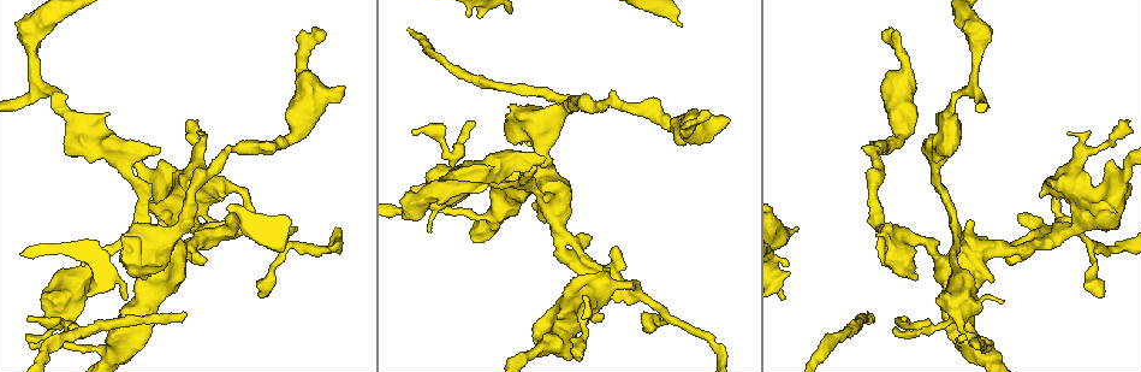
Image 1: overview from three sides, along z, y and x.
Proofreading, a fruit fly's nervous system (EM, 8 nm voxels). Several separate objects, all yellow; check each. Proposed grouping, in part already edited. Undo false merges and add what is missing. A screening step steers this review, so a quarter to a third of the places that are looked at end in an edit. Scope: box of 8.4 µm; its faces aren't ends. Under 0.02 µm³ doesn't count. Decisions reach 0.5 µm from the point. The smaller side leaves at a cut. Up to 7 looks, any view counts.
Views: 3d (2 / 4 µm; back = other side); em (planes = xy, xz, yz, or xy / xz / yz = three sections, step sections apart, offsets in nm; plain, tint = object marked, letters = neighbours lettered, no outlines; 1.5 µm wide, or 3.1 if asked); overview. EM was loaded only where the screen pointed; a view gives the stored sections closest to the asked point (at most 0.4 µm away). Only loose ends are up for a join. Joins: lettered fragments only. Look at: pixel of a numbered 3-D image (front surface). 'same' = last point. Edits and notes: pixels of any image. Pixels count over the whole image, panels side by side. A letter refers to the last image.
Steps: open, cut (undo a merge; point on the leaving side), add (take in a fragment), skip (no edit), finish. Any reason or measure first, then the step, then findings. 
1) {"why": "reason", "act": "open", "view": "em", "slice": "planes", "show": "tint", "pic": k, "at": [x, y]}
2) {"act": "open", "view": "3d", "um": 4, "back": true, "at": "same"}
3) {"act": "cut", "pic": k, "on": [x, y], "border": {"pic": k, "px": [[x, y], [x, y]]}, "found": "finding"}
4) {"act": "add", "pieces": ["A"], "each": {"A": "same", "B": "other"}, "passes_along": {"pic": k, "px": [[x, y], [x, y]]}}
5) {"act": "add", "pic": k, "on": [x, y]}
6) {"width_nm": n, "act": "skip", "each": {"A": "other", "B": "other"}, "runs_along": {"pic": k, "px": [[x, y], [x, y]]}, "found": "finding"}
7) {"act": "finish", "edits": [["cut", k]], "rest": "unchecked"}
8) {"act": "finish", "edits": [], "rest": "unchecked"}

{"why": "free end", "act": "open", "view": "3d", "um": 2, "pic": 1, "at": [29, 321]}

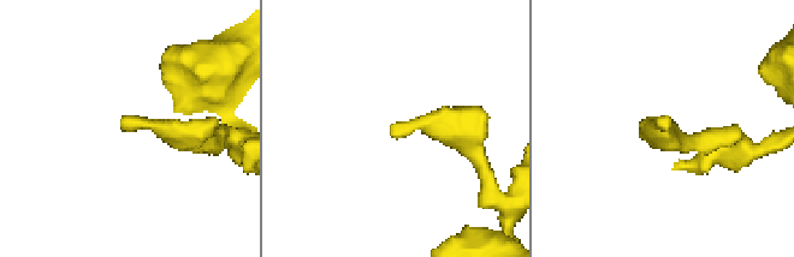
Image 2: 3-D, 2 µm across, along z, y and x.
{"why": "now the EM", "act": "open", "view": "em", "slice": "xz", "step": 4, "show": "letters", "pic": 2, "at": [122, 122]}

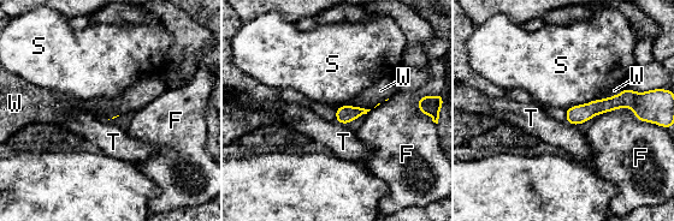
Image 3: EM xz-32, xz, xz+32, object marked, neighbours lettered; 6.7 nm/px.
{"act": "open", "view": "em", "slice": "planes", "show": "letters", "at": "same"}

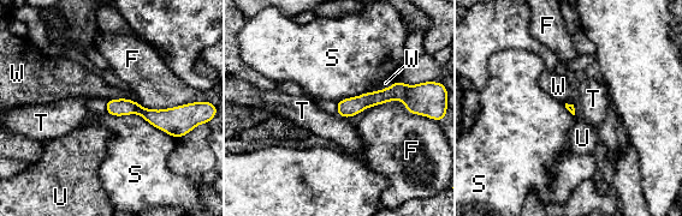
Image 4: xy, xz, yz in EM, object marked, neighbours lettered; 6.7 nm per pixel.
{"longest_contact_nm": ["S", 500], "act": "skip", "each": {"F": "other", "S": "other", "T": "other", "U": "other", "W": "other"}, "border": {"pic": 4, "px": [[106, 110], [140, 114], [176, 138]]}, "found": "no lettered fragment goes on from it"}

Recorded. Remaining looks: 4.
{"why": "an open end", "act": "open", "view": "em", "slice": "planes", "show": "tint", "pic": 1, "at": [568, 94]}

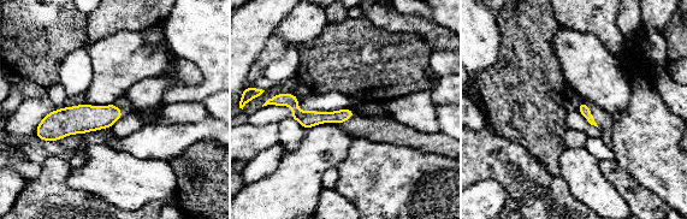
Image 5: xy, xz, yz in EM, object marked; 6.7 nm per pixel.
{"why": "see the neighbours", "act": "open", "view": "em", "slice": "planes", "show": "letters", "at": "same"}

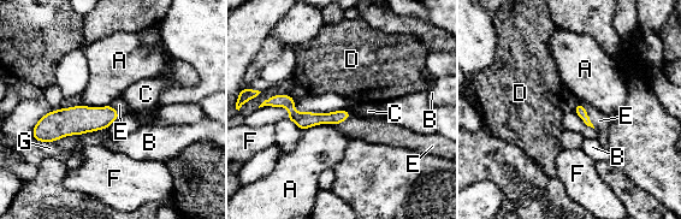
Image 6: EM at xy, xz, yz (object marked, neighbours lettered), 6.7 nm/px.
{"act": "add", "pieces": ["E"], "each": {"A": "other", "B": "other", "C": "other", "D": "other", "E": "same", "F": "other", "G": "other"}, "found": "the neuron continues"}

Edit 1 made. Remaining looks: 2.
{"why": "an open end", "act": "open", "view": "em", "slice": "yz", "step": 4, "show": "letters", "pic": 1, "at": [798, 228]}

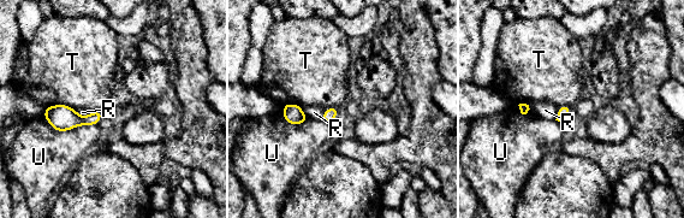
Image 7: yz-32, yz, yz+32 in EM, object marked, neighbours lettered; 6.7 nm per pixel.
{"why": "cut it another way", "act": "open", "view": "em", "slice": "planes", "show": "letters", "at": "same"}

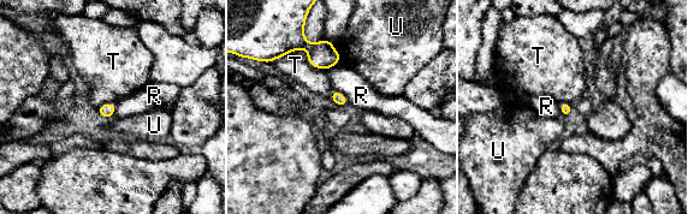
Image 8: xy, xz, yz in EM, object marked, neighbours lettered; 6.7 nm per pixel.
{"act": "skip", "each": {"R": "other", "T": "other", "U": "other"}, "border": {"pic": 8, "px": [[272, 61], [304, 49], [330, 69]]}, "found": "none of them fits"}

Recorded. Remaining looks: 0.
{"act": "finish", "edits": [["add", 6]], "rest": "unchecked"}

